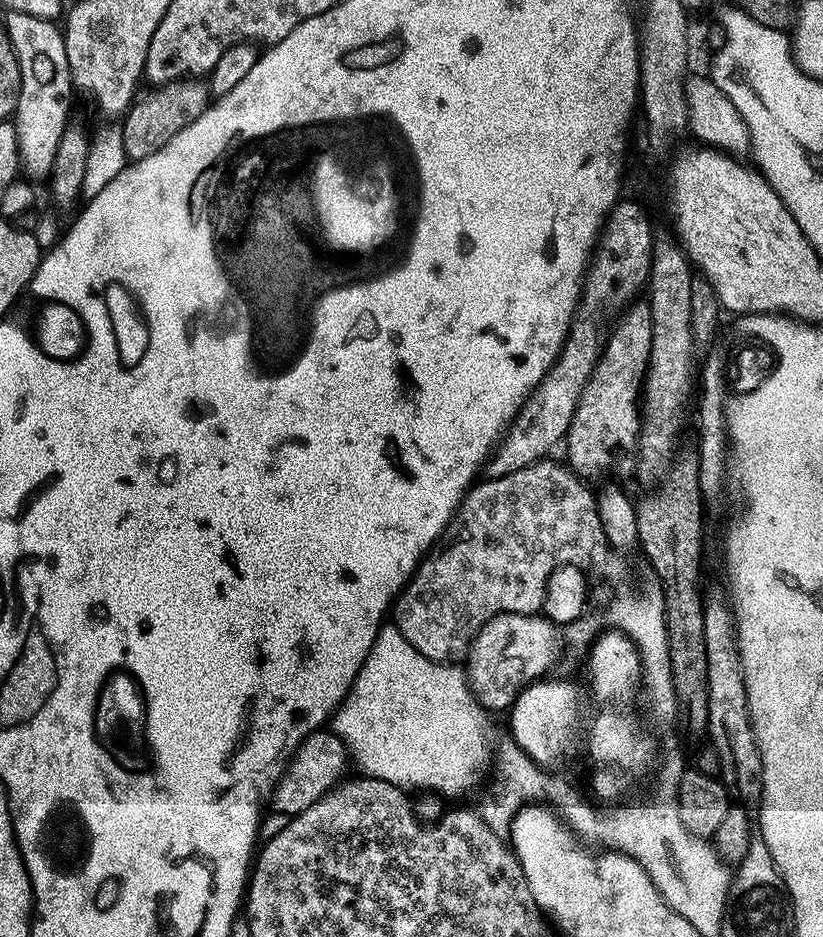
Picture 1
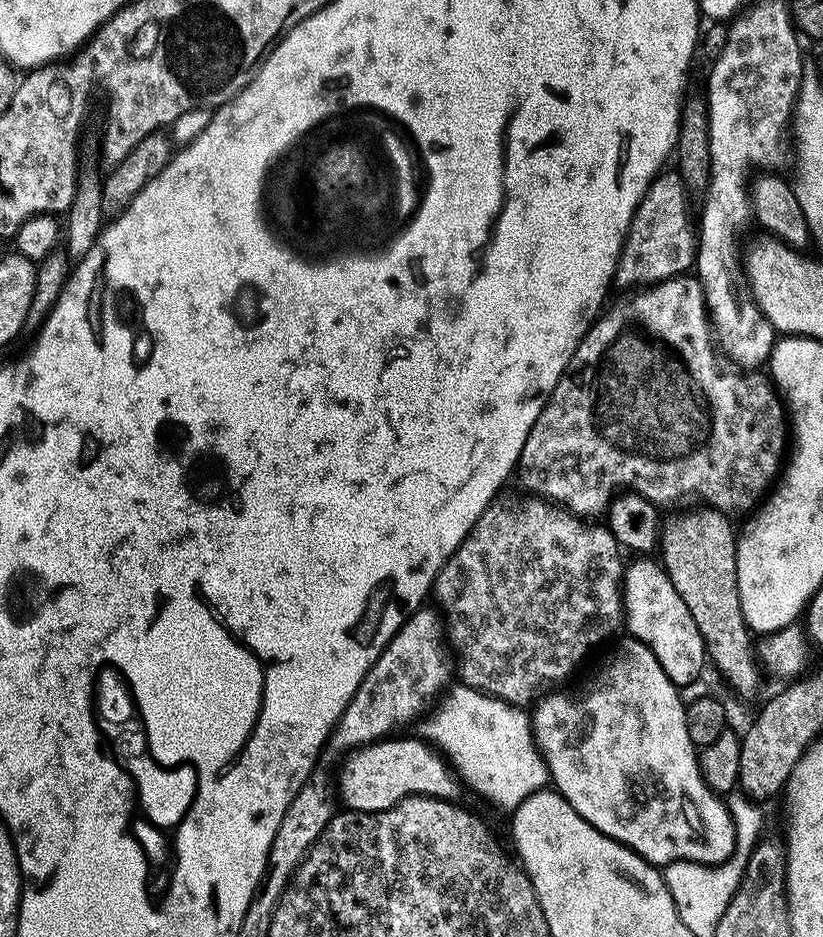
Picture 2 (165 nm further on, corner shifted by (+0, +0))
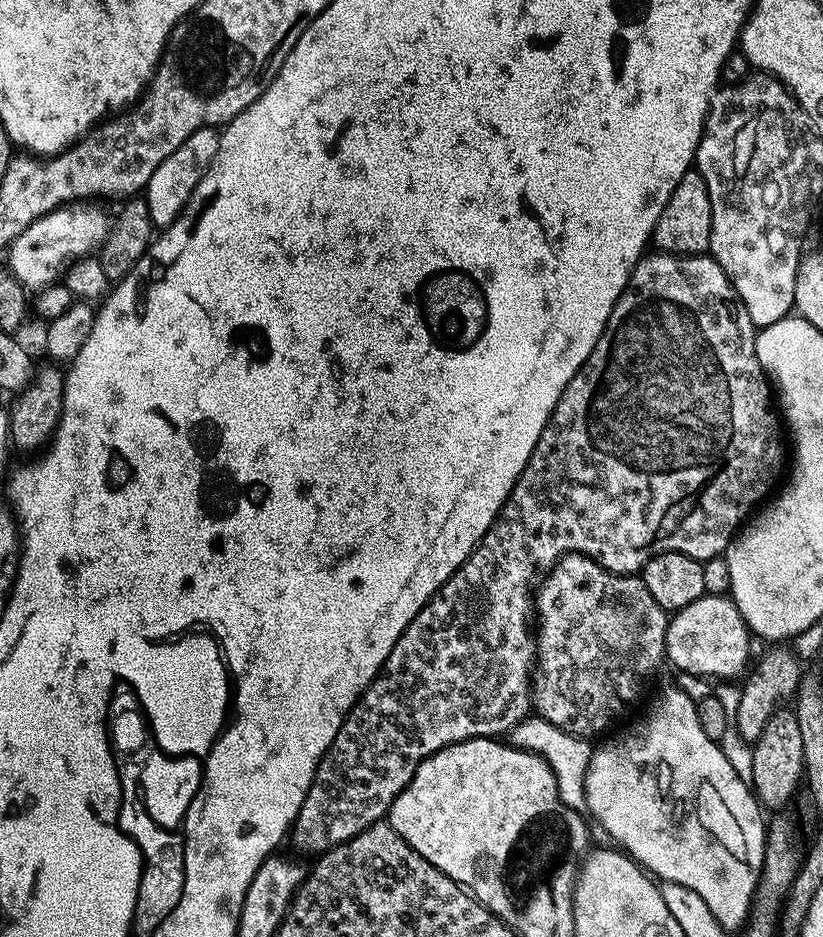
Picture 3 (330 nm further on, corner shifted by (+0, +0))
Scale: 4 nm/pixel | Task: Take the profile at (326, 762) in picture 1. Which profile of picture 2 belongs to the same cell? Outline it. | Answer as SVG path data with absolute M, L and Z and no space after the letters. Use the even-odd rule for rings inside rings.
M414 736L414 738L384 738L379 741L373 741L370 744L353 749L344 759L345 762L340 770L340 788L338 784L338 796L344 802L343 807L349 811L355 812L381 812L384 809L393 808L398 801L404 800L408 796L434 796L437 798L452 798L455 797L456 784L458 785L458 777L455 771L450 767L450 764L443 755L440 755L429 743L423 739Z

